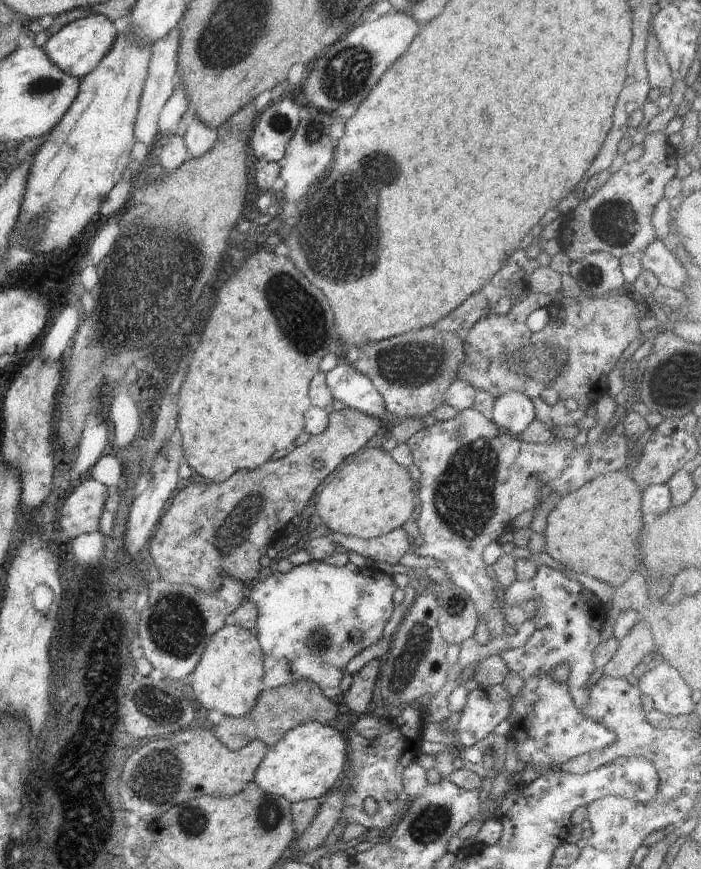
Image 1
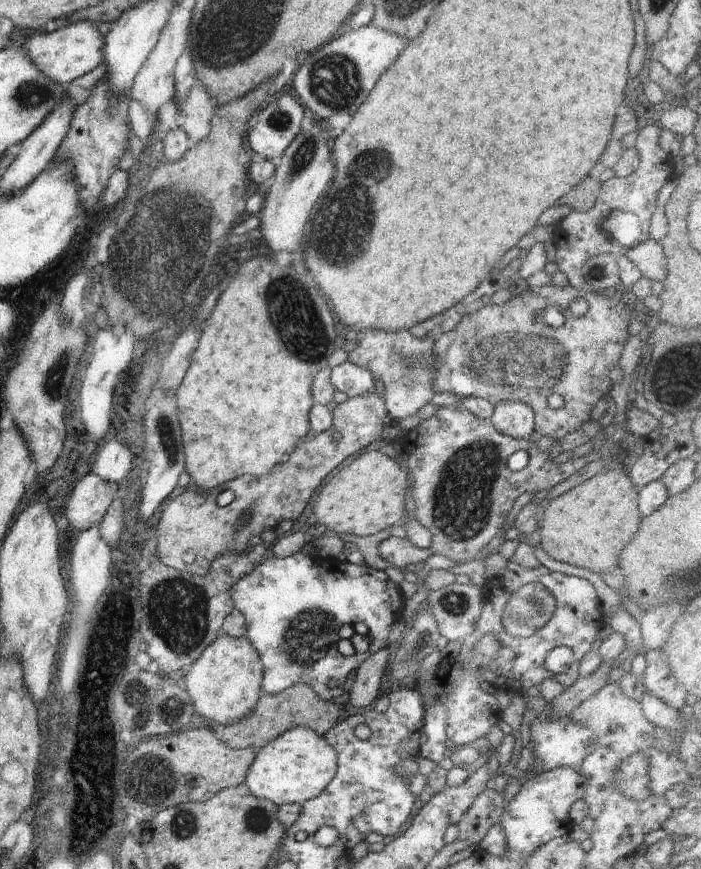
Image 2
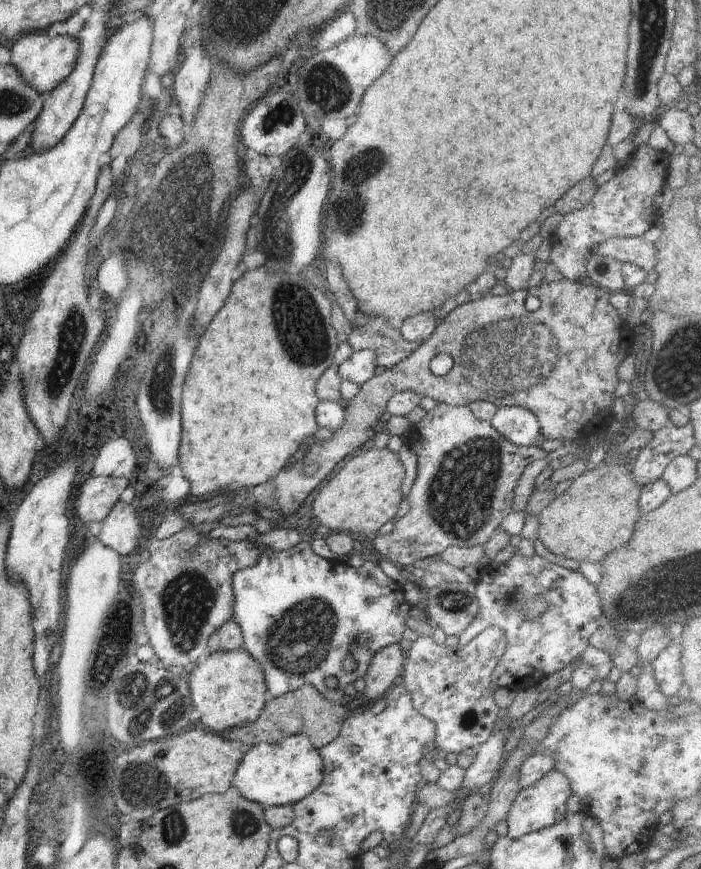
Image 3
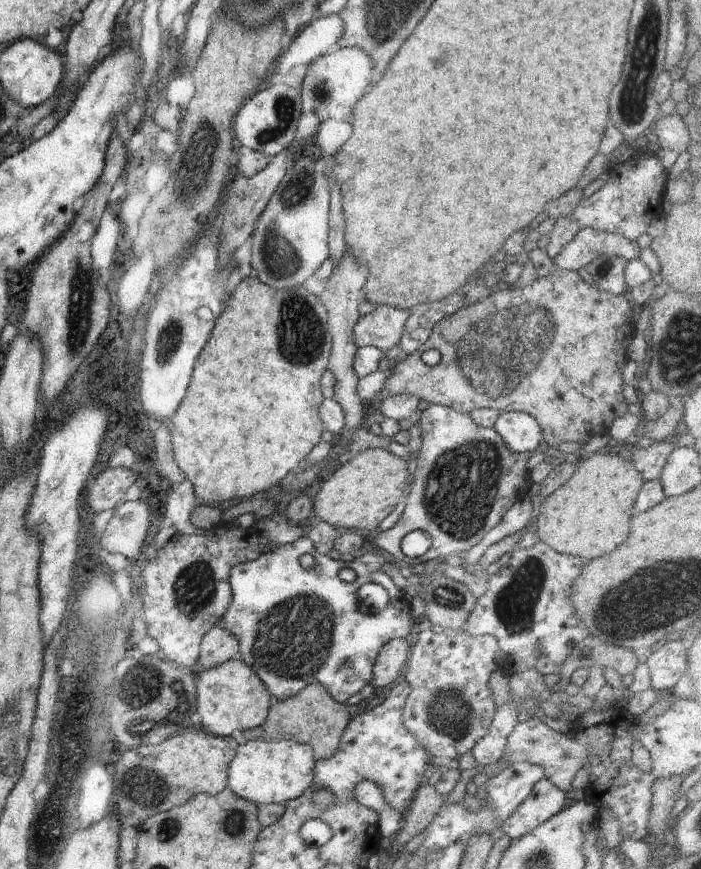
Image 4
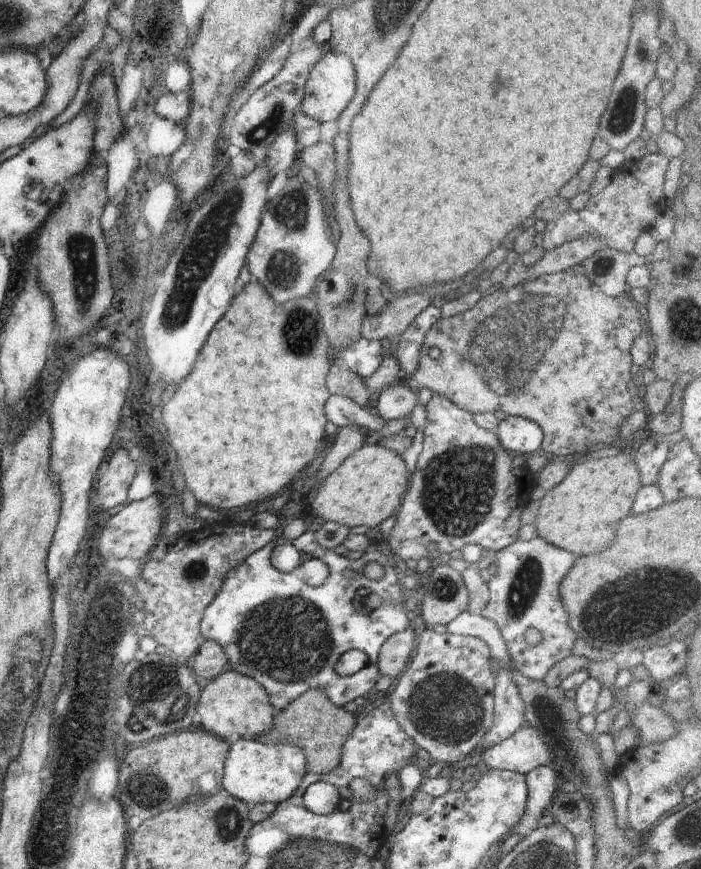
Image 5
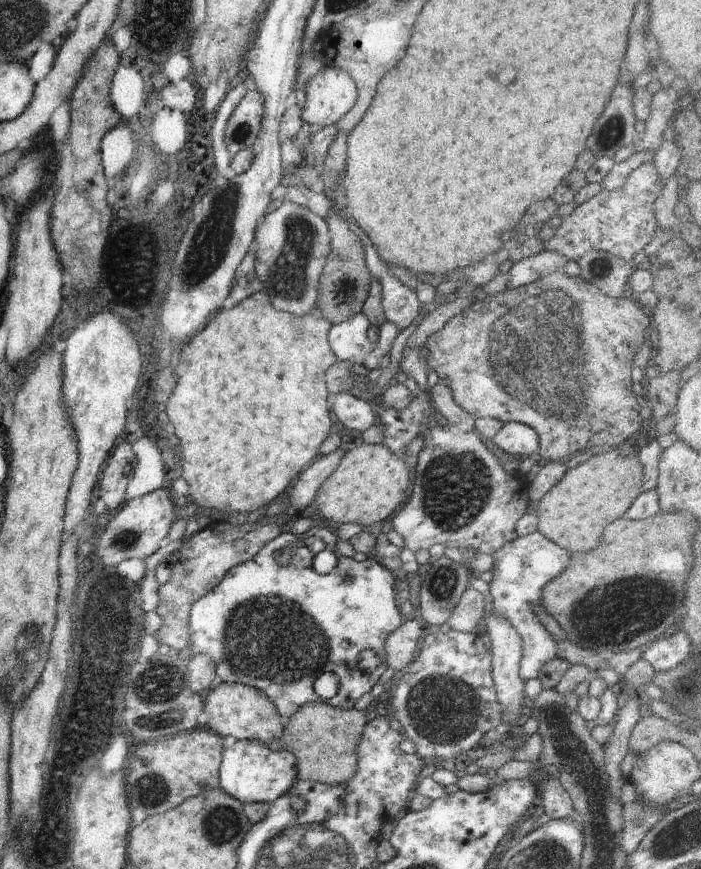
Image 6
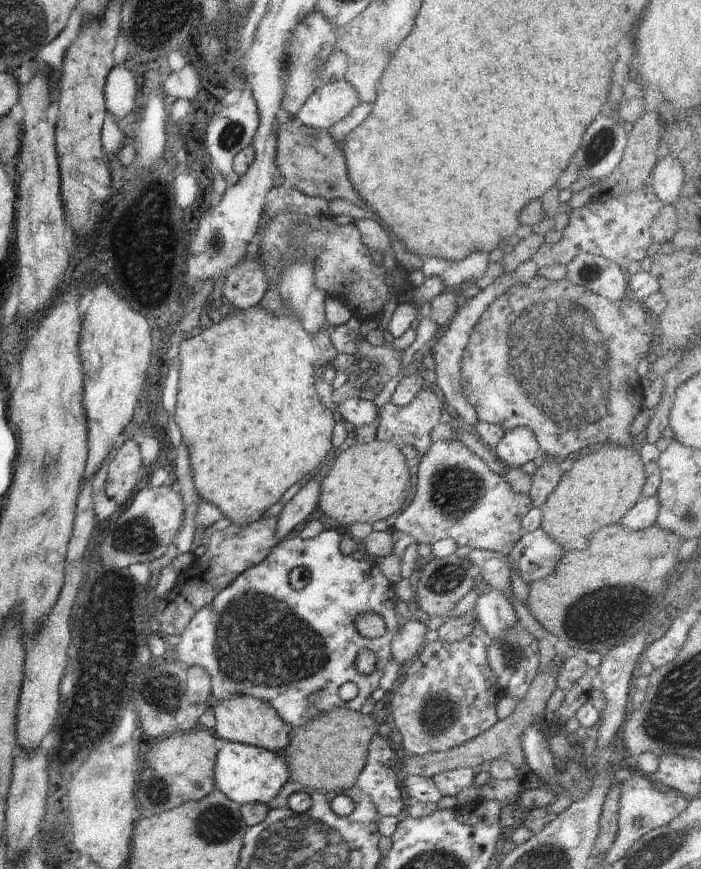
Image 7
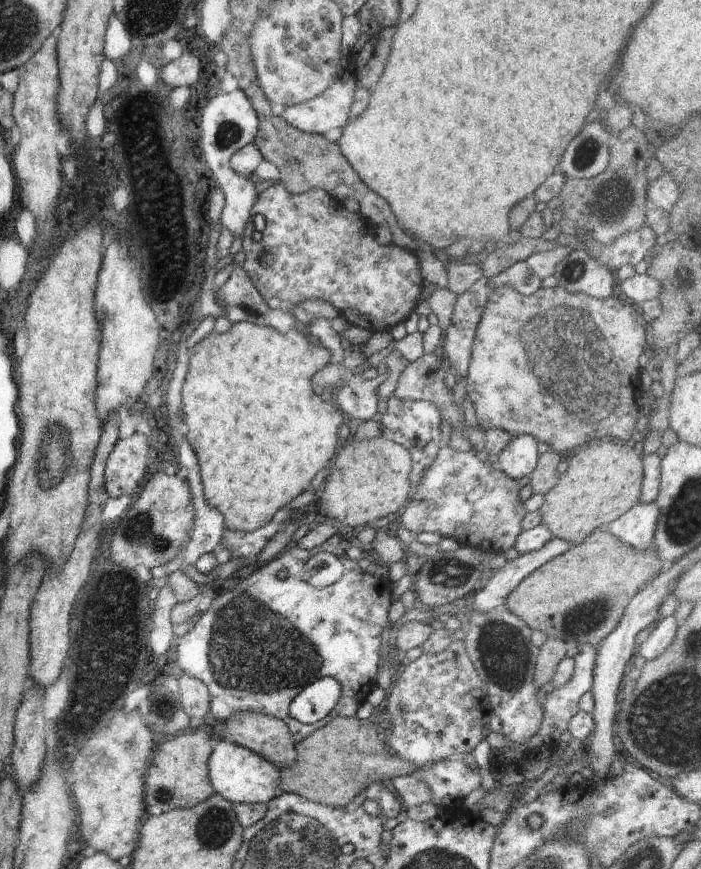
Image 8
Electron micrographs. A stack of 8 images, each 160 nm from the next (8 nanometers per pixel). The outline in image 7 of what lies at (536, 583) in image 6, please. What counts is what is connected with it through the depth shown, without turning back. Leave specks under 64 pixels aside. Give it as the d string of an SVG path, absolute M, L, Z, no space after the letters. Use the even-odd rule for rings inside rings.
M540 526L533 531L524 531L508 558L520 578L530 584L550 576L564 553L564 549Z

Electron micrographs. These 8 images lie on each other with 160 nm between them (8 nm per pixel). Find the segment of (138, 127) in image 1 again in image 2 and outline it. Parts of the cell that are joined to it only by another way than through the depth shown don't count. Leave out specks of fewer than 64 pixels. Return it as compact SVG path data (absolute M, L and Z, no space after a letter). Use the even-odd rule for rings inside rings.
M176 4L171 10L170 18L163 28L156 46L147 56L142 68L136 73L133 87L129 92L129 98L140 102L152 118L158 114L158 109L162 104L175 100L174 66L176 60L180 58L180 55L184 52L184 48L186 48L186 40L189 39L190 21L190 10Z

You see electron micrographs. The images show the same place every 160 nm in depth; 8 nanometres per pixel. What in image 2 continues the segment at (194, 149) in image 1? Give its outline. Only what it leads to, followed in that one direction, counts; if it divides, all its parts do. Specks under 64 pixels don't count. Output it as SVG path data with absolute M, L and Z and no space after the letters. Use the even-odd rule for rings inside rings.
M194 86L186 102L181 105L185 115L182 128L192 140L199 143L210 134L216 107L212 104L208 93L200 86Z

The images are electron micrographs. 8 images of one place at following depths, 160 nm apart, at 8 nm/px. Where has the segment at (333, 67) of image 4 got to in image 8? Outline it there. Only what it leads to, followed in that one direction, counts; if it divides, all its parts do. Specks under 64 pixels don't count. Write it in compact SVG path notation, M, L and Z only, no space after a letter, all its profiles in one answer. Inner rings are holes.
M354 76L329 86L312 100L286 107L280 117L302 132L325 135L330 129L344 127L350 116L357 80Z

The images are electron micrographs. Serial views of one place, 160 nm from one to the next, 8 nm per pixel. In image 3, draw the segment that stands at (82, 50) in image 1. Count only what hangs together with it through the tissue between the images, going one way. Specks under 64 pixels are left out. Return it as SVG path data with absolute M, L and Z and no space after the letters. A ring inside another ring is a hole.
M45 32L26 33L10 48L10 51L12 56L10 63L22 76L26 86L46 97L74 70L74 64L80 54L80 42L73 37L72 32L56 38L46 36Z

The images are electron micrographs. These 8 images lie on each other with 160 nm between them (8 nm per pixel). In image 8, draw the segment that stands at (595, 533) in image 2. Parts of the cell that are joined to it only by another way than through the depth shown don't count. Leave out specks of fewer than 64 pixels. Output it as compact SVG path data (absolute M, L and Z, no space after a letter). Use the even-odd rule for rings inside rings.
M602 440L592 442L586 450L580 450L567 460L568 469L559 475L556 486L544 495L541 524L546 525L554 537L580 545L596 529L605 528L639 503L643 479L642 454L635 444Z

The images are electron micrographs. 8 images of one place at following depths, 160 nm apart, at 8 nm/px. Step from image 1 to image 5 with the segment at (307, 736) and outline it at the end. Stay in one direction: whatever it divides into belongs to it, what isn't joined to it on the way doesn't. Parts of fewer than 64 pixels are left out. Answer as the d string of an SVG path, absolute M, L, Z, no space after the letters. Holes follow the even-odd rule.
M246 738L230 746L224 762L221 787L227 794L248 806L263 803L278 805L298 790L304 774L307 774L306 758L301 749L288 743L264 745L252 738Z

